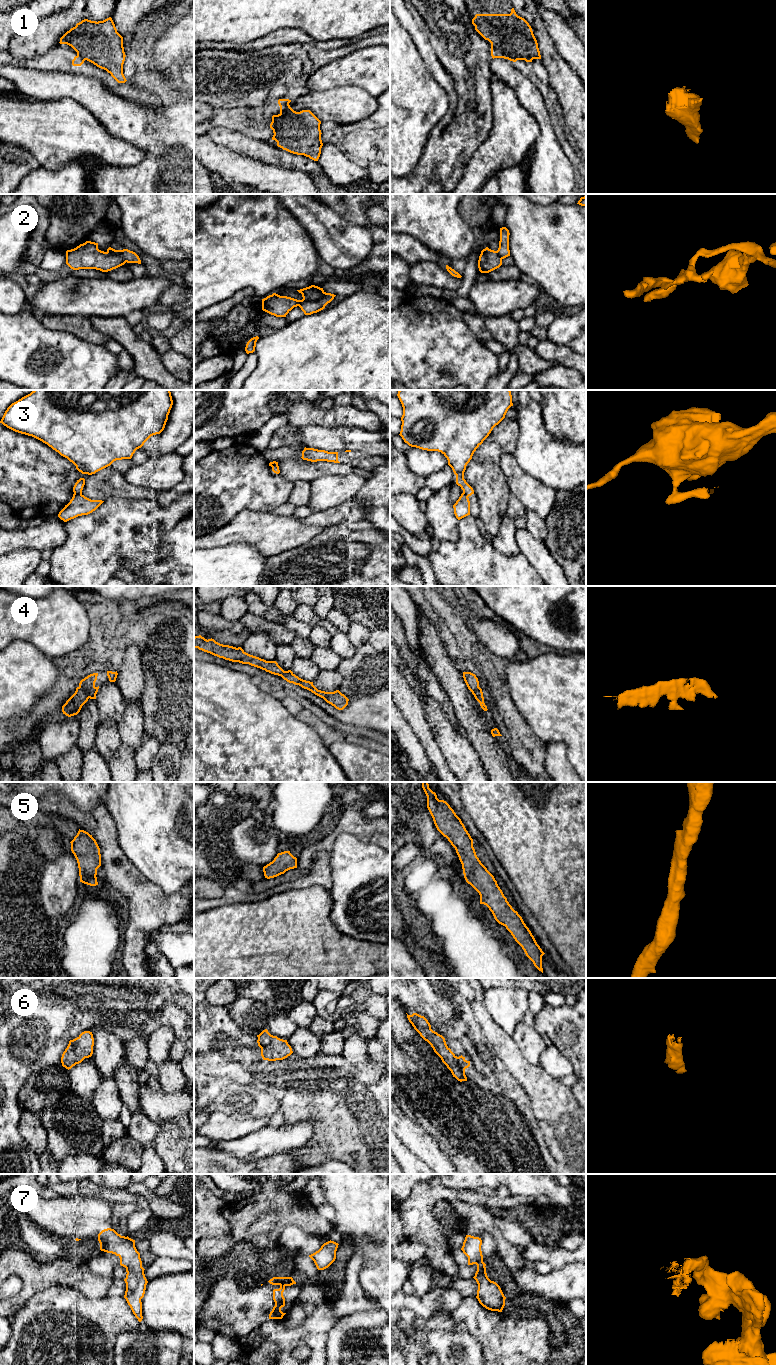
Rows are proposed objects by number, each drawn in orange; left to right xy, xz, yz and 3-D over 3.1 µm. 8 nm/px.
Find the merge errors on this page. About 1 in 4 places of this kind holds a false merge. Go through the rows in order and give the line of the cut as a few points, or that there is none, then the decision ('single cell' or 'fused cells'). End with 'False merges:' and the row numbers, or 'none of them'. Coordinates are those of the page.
1: cut none; single cell
2: cut xz (324, 292), (318, 299), (303, 300), (298, 305); fused cells
3: cut xy (74, 492), (81, 494); fused cells
4: cut none; single cell
5: cut none; single cell
6: cut none; single cell
7: cut none; single cell
False merges: 2, 3

